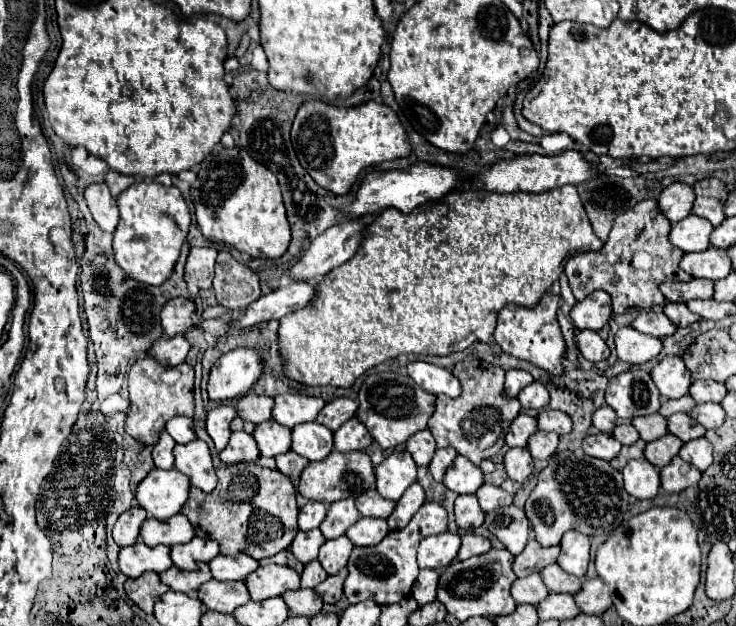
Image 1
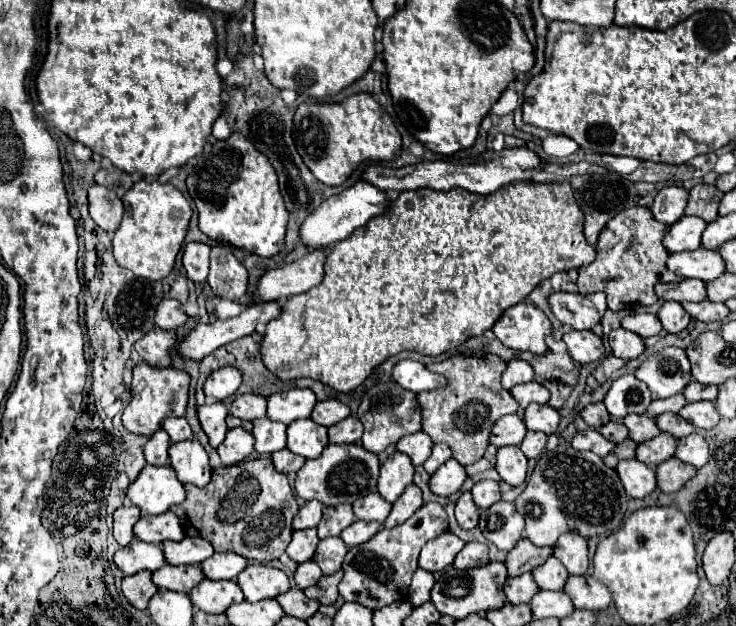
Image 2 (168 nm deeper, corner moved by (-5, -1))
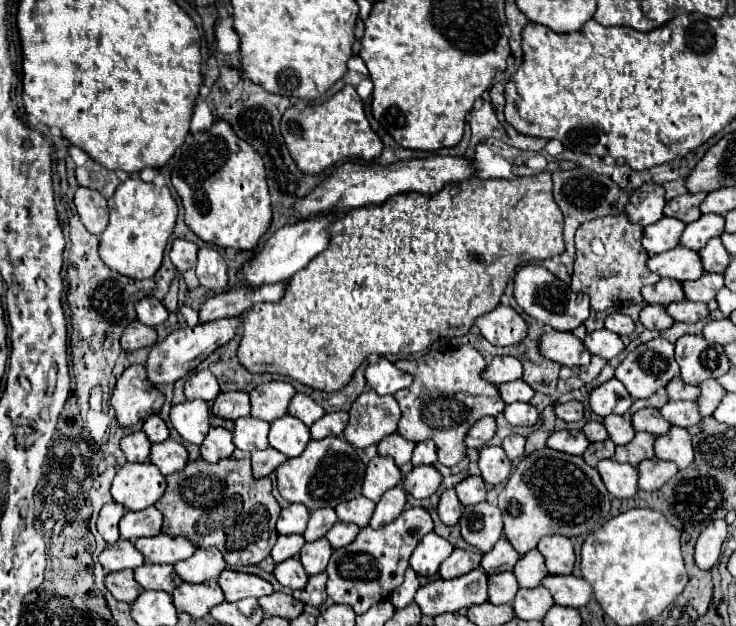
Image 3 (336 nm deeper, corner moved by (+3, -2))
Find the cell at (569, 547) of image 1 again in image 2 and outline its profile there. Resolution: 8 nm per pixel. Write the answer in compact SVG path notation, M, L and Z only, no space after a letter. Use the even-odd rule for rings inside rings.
M566 532L554 546L554 556L574 576L582 576L588 570L588 542L578 532Z

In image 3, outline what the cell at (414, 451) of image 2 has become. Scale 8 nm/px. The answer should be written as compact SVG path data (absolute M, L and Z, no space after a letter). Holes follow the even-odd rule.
M394 433L390 437L384 437L378 443L378 455L390 455L396 461L398 467L402 467L404 463L410 461L412 451L414 451L414 443L410 443L408 439L404 439L398 433Z

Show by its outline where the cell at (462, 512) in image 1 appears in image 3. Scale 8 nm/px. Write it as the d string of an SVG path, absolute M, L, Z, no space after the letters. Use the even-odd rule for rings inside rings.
M444 489L438 501L438 517L446 525L456 525L462 515L462 503L456 497L454 489Z

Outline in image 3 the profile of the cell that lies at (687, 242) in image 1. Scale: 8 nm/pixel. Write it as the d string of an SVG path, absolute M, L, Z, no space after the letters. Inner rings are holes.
M662 217L654 225L644 227L642 245L648 251L648 255L656 255L656 253L664 253L668 249L674 249L680 241L680 235L682 235L684 227L686 225L678 219Z

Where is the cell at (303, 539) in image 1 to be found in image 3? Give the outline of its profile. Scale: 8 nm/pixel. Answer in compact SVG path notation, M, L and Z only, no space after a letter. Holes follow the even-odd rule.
M278 535L274 547L272 547L272 559L274 563L282 563L290 557L296 557L300 553L304 545L304 537L302 535Z

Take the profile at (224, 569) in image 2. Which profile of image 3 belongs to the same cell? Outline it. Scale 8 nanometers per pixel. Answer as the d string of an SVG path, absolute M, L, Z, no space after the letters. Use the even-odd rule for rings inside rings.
M214 547L196 549L192 557L174 563L174 571L186 583L204 583L208 579L218 579L226 569L226 561L222 553Z

